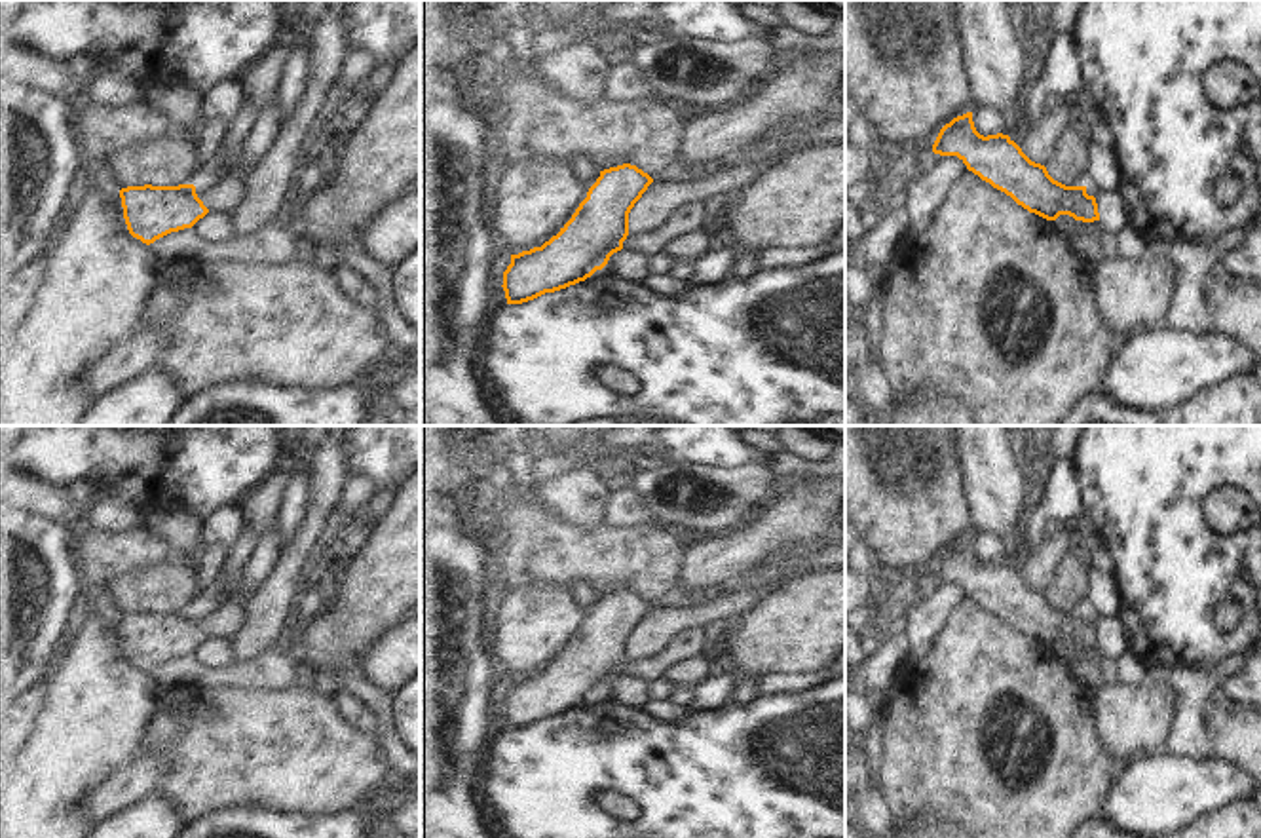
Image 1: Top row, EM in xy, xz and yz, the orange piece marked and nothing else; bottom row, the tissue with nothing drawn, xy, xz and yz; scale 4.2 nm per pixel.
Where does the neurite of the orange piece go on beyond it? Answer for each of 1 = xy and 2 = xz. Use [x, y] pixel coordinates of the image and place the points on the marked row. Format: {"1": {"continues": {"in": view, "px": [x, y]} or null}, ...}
{"1": {"continues": {"in": "xy", "px": [232, 189]}}, "2": {"continues": {"in": "xz", "px": [690, 215]}}}

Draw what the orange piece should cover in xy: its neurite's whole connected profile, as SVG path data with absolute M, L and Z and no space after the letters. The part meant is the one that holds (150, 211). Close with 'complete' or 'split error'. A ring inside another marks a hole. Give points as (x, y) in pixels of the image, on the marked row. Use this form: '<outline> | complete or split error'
M230 173L215 186L127 186L120 198L129 234L150 245L171 232L192 228L211 209L241 205L247 186L247 177Z | split error

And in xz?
M630 163L600 171L556 236L541 247L511 255L501 285L507 304L522 304L585 281L621 249L651 258L665 255L672 239L705 228L705 205L695 200L674 209L659 230L630 236L629 213L651 182L648 173Z | split error

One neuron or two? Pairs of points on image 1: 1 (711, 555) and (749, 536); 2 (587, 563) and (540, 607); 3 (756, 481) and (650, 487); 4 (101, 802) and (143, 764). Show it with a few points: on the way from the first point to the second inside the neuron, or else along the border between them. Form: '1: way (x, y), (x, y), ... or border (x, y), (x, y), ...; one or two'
1: way (720, 555), (730, 555), (739, 546); one
2: border (568, 588), (530, 584), (519, 591); two
3: way (730, 481), (715, 481), (692, 470), (677, 470); one
4: way (111, 797), (133, 774); one

